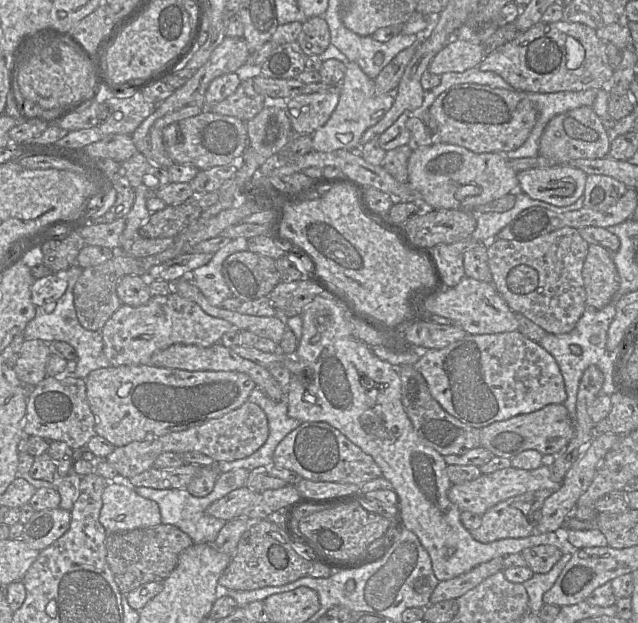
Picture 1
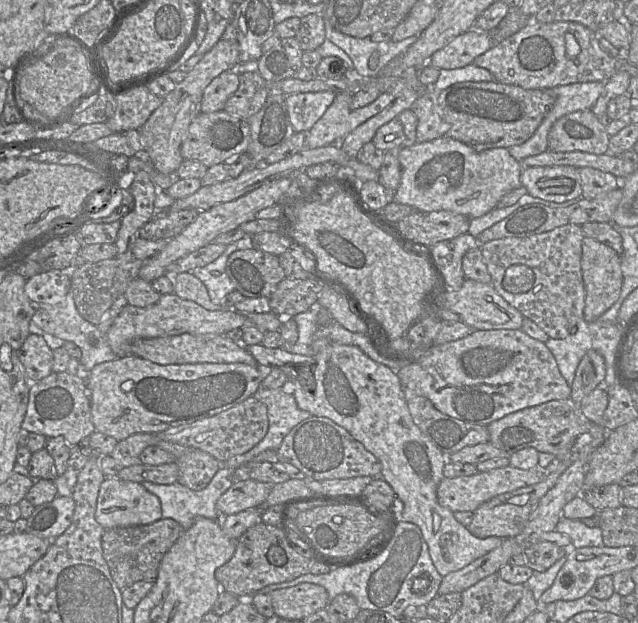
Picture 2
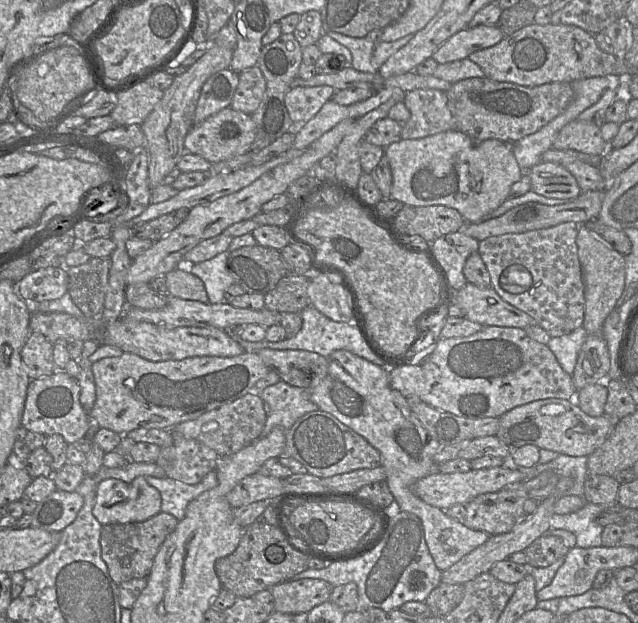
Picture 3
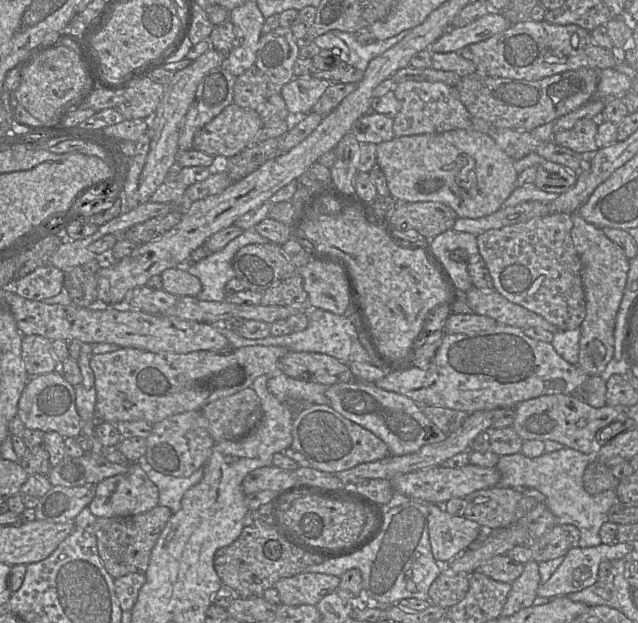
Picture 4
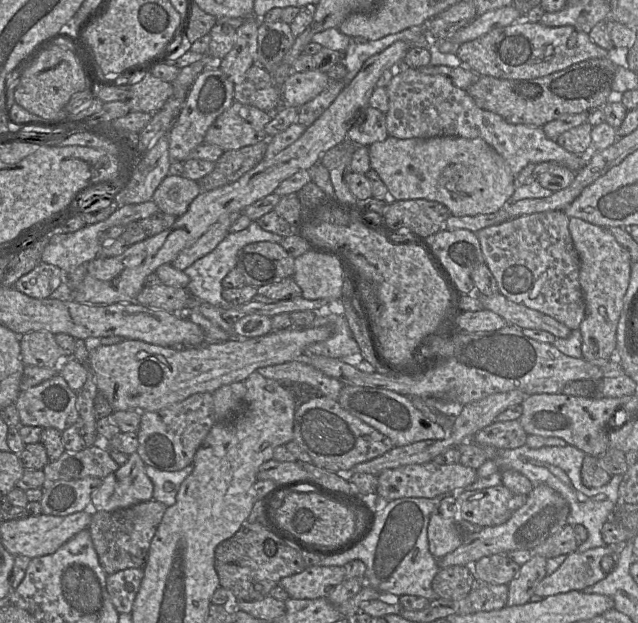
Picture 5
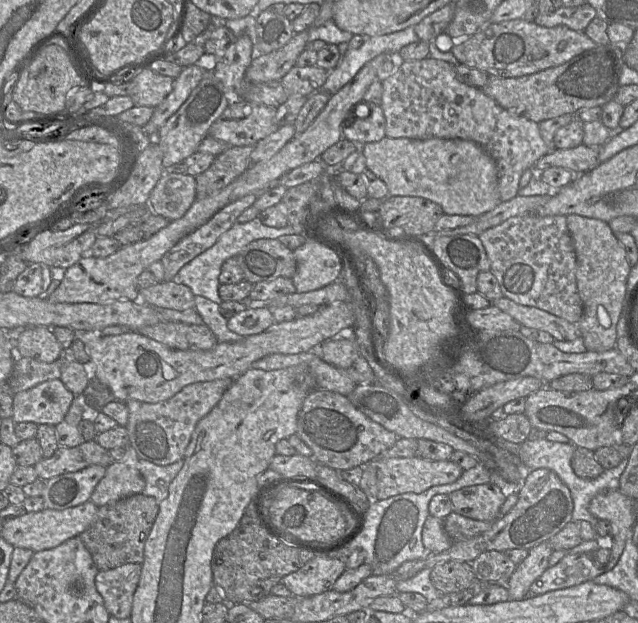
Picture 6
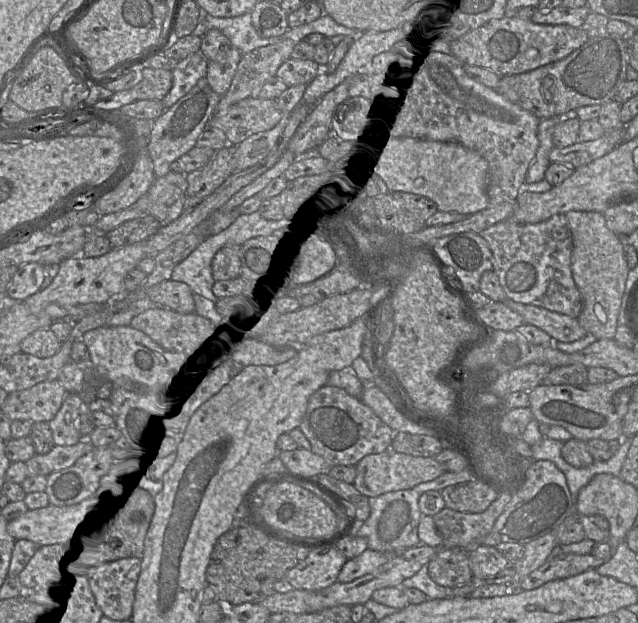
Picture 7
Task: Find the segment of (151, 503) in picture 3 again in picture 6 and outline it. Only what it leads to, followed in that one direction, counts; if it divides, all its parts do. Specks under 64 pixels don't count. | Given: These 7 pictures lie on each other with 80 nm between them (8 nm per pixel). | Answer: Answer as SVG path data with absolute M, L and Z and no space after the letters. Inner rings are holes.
M130 445L122 461L113 461L94 489L90 500L99 508L135 494L143 494L145 480L137 468L139 457Z

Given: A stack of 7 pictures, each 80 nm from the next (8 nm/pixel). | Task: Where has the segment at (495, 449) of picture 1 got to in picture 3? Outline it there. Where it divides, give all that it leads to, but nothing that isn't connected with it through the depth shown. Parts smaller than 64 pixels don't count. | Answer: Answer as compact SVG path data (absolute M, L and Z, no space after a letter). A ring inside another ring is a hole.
M546 398L517 406L499 417L497 437L508 447L510 452L525 445L535 445L539 449L547 449L570 456L589 456L602 445L617 422L602 415L592 417L584 413L574 399Z

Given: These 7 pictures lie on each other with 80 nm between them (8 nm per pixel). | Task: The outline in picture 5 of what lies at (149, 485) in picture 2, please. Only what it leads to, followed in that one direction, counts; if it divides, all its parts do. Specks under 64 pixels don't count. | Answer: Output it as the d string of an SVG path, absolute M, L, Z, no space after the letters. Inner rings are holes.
M193 465L179 471L163 471L152 466L145 466L145 474L153 484L152 499L163 503L167 507L176 501L180 485L191 474Z

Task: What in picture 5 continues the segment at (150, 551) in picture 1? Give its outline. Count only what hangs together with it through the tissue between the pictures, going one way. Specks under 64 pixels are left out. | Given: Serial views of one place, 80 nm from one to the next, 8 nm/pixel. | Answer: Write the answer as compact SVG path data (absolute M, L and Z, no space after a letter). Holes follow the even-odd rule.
M152 499L127 508L93 512L88 529L99 563L107 575L128 568L144 567L150 543L166 509L166 505Z

